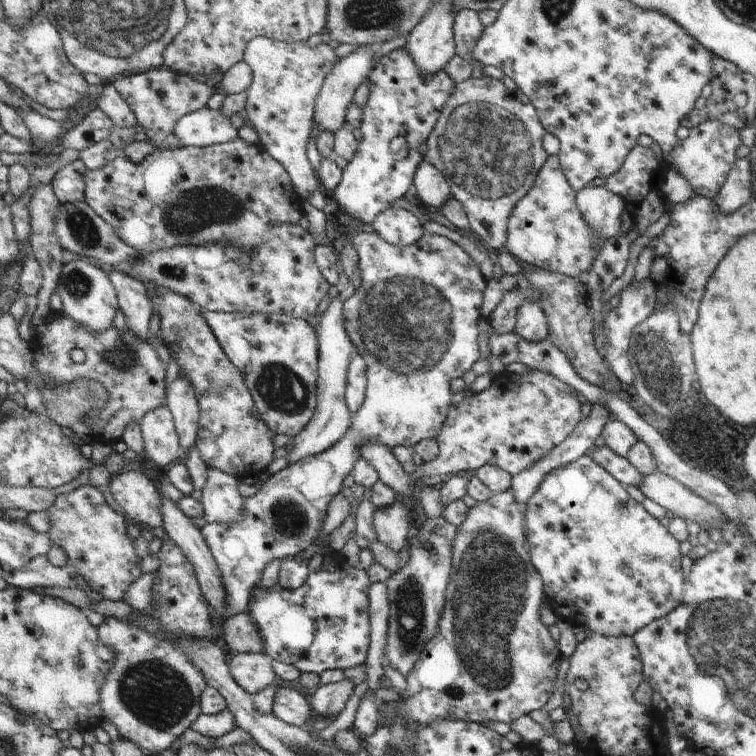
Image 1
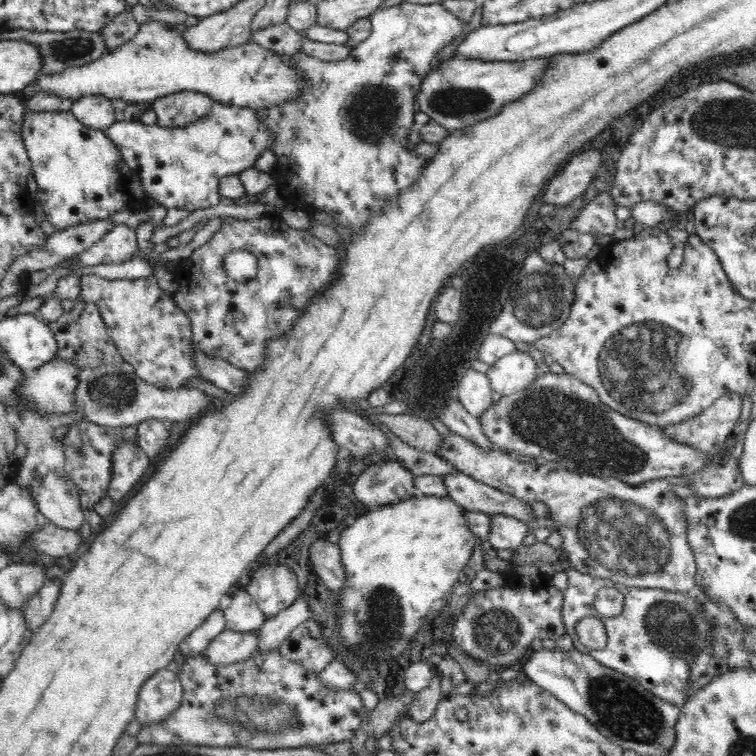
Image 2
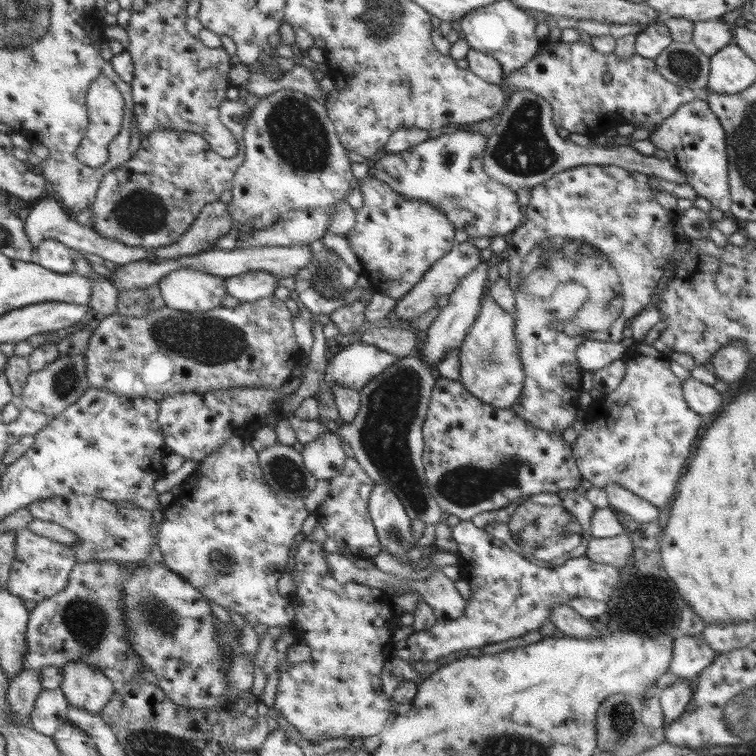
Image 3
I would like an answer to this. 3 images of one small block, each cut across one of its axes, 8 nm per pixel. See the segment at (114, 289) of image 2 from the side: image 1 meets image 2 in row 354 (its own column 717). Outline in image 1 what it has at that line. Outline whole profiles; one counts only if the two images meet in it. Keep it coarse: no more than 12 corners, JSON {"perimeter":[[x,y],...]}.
{"perimeter":[[705,120],[677,142],[667,170],[713,200],[739,132]]}

